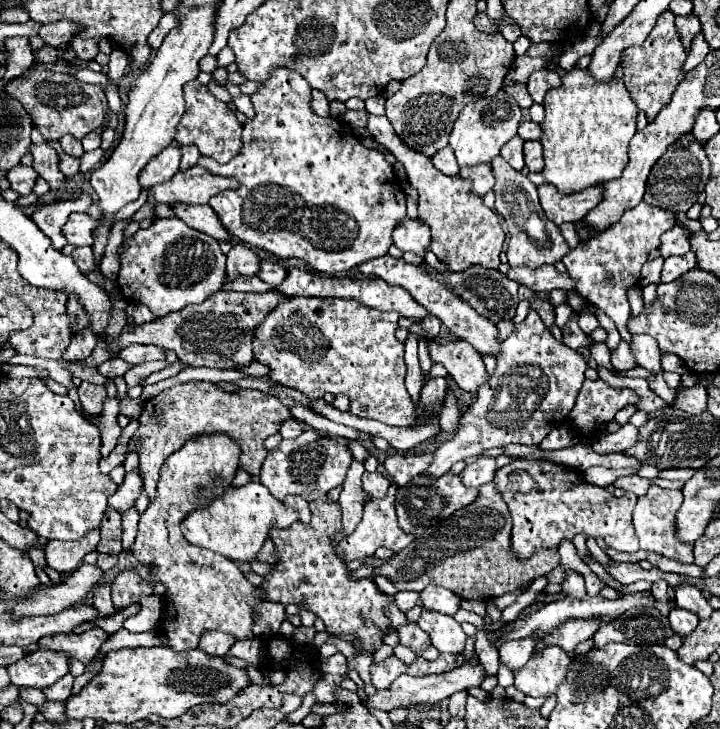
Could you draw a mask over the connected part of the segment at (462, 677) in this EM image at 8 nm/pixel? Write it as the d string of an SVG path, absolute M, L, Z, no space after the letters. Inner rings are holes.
M479 663L475 666L458 666L452 672L446 674L438 674L438 676L408 676L408 674L400 674L390 688L386 690L378 690L374 696L368 696L368 706L370 708L380 708L390 712L392 708L408 708L412 704L436 704L442 702L444 698L452 696L454 692L466 690L466 688L479 687L486 677L483 666Z

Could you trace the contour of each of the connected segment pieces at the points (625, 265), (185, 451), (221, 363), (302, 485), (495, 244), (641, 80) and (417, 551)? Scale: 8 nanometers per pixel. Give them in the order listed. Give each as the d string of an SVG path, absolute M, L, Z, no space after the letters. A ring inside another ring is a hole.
M640 202L632 210L622 214L622 220L608 230L582 240L564 258L564 266L570 278L576 282L576 292L588 298L616 324L621 338L630 344L632 335L628 332L630 302L628 290L640 282L640 268L648 260L648 252L660 246L660 236L678 224L674 212L660 210L646 202Z
M200 436L190 440L184 448L174 452L164 462L160 470L156 500L150 502L150 506L146 508L146 512L140 516L140 522L138 522L138 534L136 534L136 542L132 544L132 554L138 562L146 564L154 580L166 588L164 592L166 612L164 612L160 632L166 636L168 646L176 652L198 648L200 636L206 630L220 630L220 632L232 634L236 640L256 640L256 636L252 634L252 626L254 626L256 606L264 602L264 592L246 580L244 572L235 562L219 554L212 554L210 550L196 550L194 546L188 546L186 538L178 532L182 520L188 514L192 514L194 510L206 508L212 498L218 498L220 494L224 494L224 490L230 486L238 470L238 456L240 456L240 448L228 436Z
M226 292L214 294L202 304L186 306L184 310L172 312L168 316L156 318L144 326L136 326L136 330L122 330L120 338L108 344L108 350L118 354L128 344L156 344L162 348L170 348L178 354L178 358L188 366L206 366L206 368L236 368L248 366L254 362L254 332L264 322L264 318L284 302L286 296L280 292L266 294L250 294L250 292Z
M304 430L298 438L282 440L278 448L270 450L260 472L260 482L270 490L276 500L284 500L288 494L302 496L306 502L318 500L328 494L330 488L340 486L346 478L346 470L352 464L352 452L346 444L326 438L316 430Z
M368 114L366 128L378 144L386 146L396 156L396 160L406 168L410 184L418 190L418 220L428 224L432 230L432 252L438 254L438 258L452 270L466 270L470 264L498 268L506 234L500 226L498 214L486 208L480 196L470 194L470 184L460 180L460 176L446 176L438 172L430 158L400 144L400 138L396 138L396 132L386 116Z
M670 10L660 14L656 20L656 26L652 28L652 32L644 40L644 44L630 46L622 52L620 64L614 74L618 80L624 82L624 86L632 94L632 100L636 102L638 110L642 110L646 114L648 122L652 122L656 118L656 114L660 112L660 108L670 102L676 86L684 78L684 62L688 58L688 50L684 48L682 36L674 22L676 22L676 16Z
M480 486L478 498L472 504L430 528L392 562L380 566L376 574L388 576L398 590L422 592L432 584L444 586L464 600L492 600L506 592L514 592L528 580L552 572L556 562L560 562L558 554L534 554L528 562L520 562L512 552L508 552L510 528L510 512L500 494L496 494L496 486Z

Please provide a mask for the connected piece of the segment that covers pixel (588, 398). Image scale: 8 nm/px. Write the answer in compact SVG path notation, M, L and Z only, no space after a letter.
M584 380L578 392L576 404L570 412L570 420L580 428L582 436L593 437L599 433L600 426L610 422L614 414L626 404L636 404L638 396L626 388L610 388L602 380Z

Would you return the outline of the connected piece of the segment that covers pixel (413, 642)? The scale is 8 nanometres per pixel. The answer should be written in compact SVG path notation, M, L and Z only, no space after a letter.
M408 624L408 626L400 626L400 644L410 648L416 656L422 656L422 652L430 646L430 638L424 630L420 630L416 624Z

